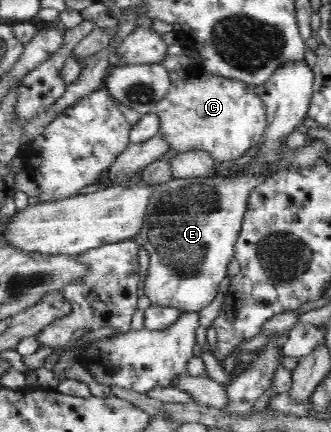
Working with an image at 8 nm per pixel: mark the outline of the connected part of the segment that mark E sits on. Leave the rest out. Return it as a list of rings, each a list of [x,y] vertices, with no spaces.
[[[301,59],[300,61],[295,61],[288,64],[282,64],[279,68],[275,69],[275,72],[270,76],[270,79],[266,81],[266,83],[262,83],[262,85],[254,86],[254,90],[262,102],[264,102],[264,109],[266,110],[266,129],[264,129],[264,133],[262,133],[261,147],[258,149],[258,153],[256,155],[256,159],[247,163],[243,170],[236,175],[236,177],[221,177],[220,174],[214,174],[214,177],[192,177],[187,179],[172,179],[171,181],[165,182],[164,184],[160,184],[155,187],[152,193],[150,193],[150,197],[148,197],[148,207],[145,210],[144,221],[141,225],[140,233],[136,236],[136,241],[143,246],[143,249],[147,251],[149,254],[149,268],[147,269],[148,273],[145,277],[145,295],[149,298],[151,305],[165,305],[172,306],[176,309],[183,310],[184,312],[200,312],[206,305],[210,305],[212,303],[212,299],[218,295],[218,287],[220,287],[220,283],[224,281],[224,277],[226,277],[226,267],[228,267],[228,263],[232,257],[235,257],[235,243],[239,238],[242,224],[244,221],[245,213],[247,212],[247,199],[250,197],[251,192],[254,189],[258,188],[262,183],[265,183],[270,179],[271,175],[276,173],[277,165],[283,160],[284,152],[288,151],[288,147],[284,146],[284,139],[290,135],[293,131],[296,131],[296,127],[302,124],[311,124],[309,121],[309,105],[313,96],[313,79],[314,72],[312,68],[308,66],[306,60]]]

